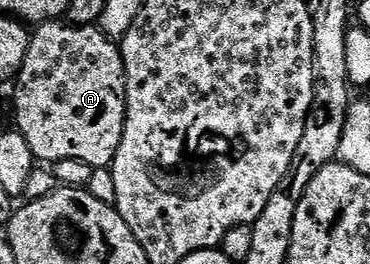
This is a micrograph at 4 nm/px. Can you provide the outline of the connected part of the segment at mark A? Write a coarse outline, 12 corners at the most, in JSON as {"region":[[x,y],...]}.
{"region":[[35,26],[16,129],[35,160],[113,164],[121,46],[101,26]]}

